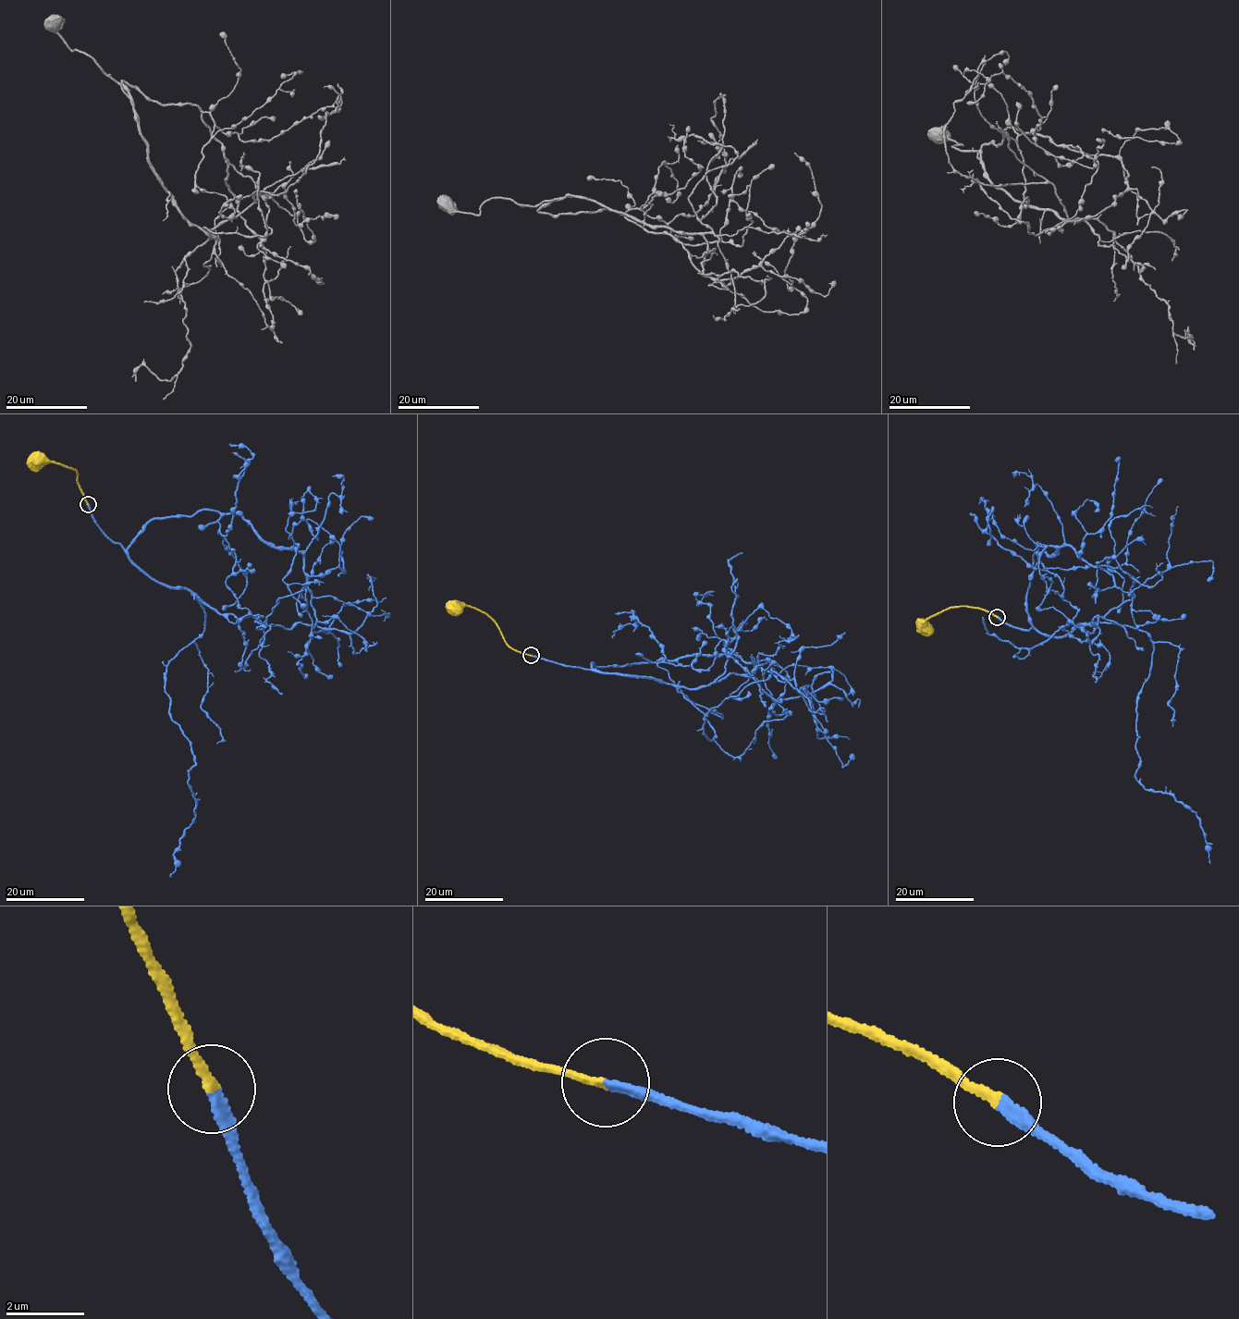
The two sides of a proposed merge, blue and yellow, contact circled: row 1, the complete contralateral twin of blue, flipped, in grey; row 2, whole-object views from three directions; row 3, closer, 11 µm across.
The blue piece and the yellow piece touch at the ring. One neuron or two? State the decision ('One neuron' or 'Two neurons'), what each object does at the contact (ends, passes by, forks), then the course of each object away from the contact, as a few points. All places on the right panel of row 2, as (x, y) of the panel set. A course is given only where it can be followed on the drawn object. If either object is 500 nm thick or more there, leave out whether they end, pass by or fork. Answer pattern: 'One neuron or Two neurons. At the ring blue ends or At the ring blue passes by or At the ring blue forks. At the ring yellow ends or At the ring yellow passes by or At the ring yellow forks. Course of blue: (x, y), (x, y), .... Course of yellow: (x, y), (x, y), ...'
One neuron. At the ring blue ends. At the ring yellow ends. Course of blue: (997, 617), (1058, 636), (1099, 622), (1146, 633), (1153, 648), (1136, 707), (1135, 775), (1196, 812), (1210, 863). Course of yellow: (997, 617), (976, 608), (950, 607), (927, 618), (924, 626)

